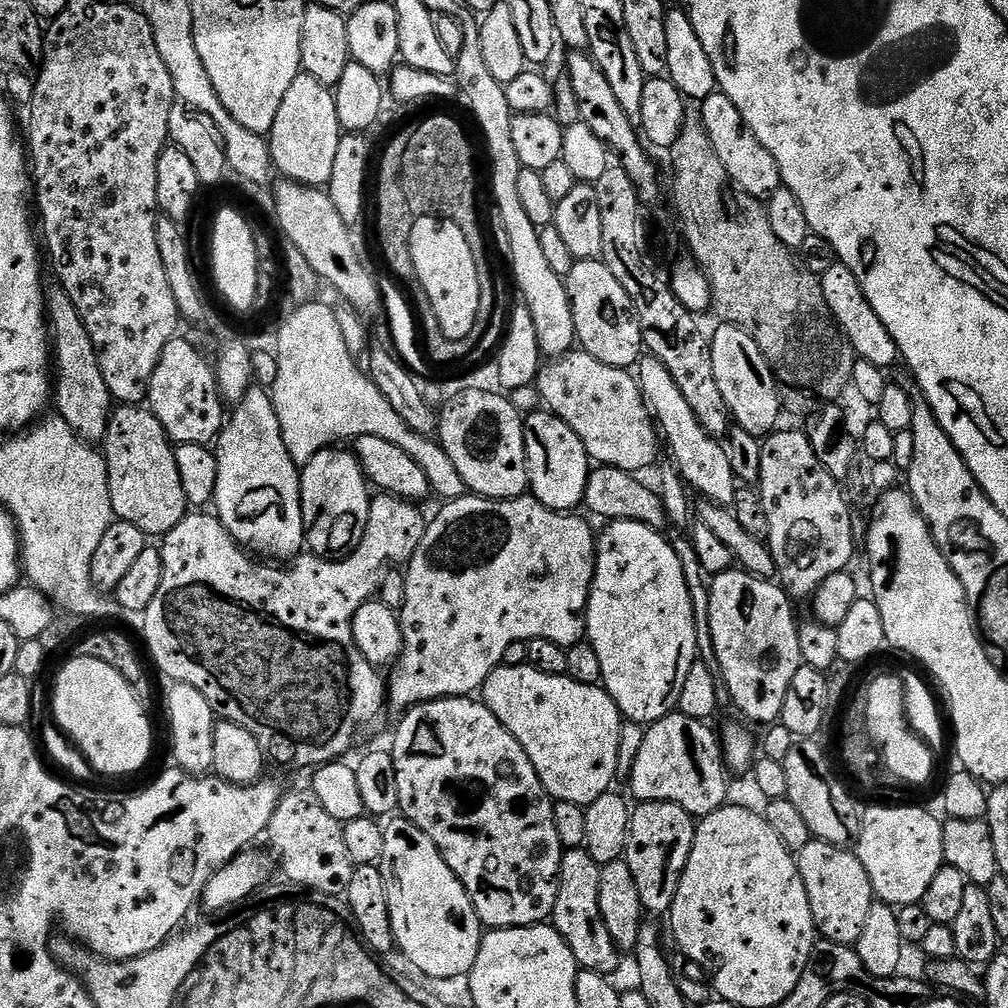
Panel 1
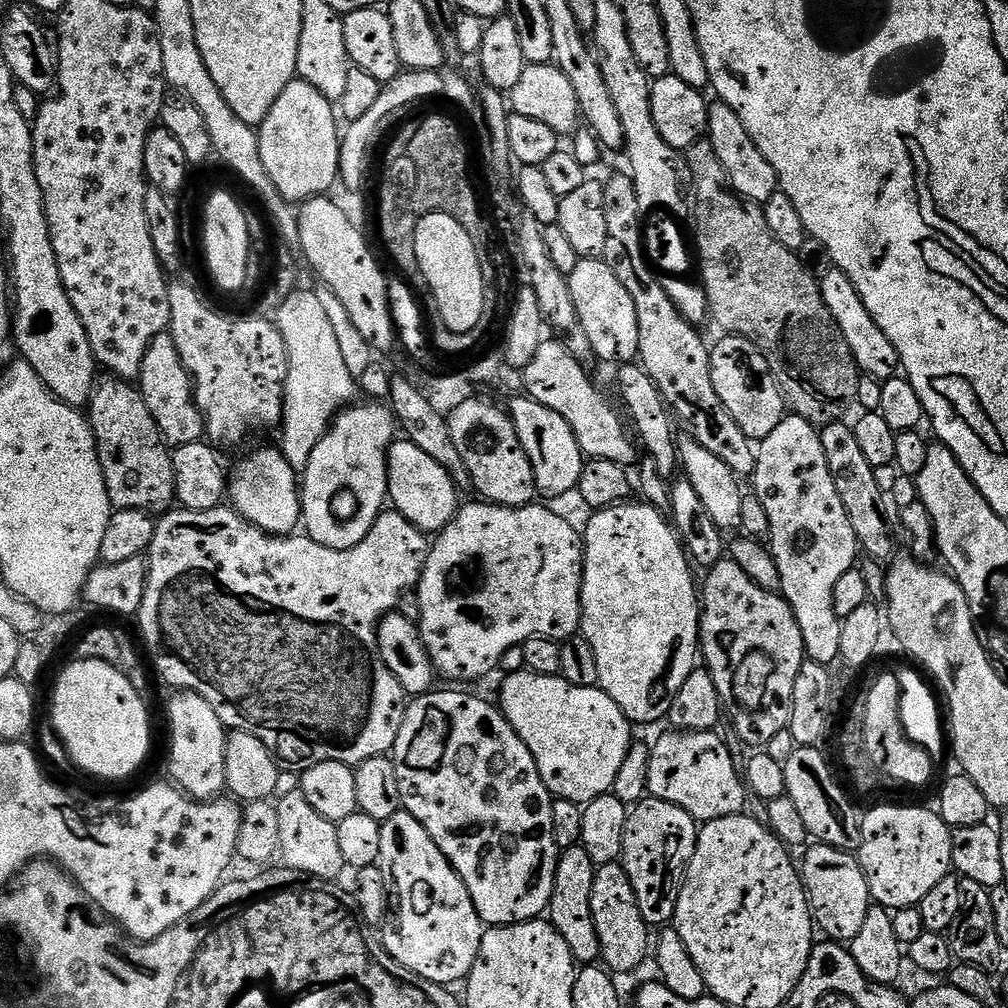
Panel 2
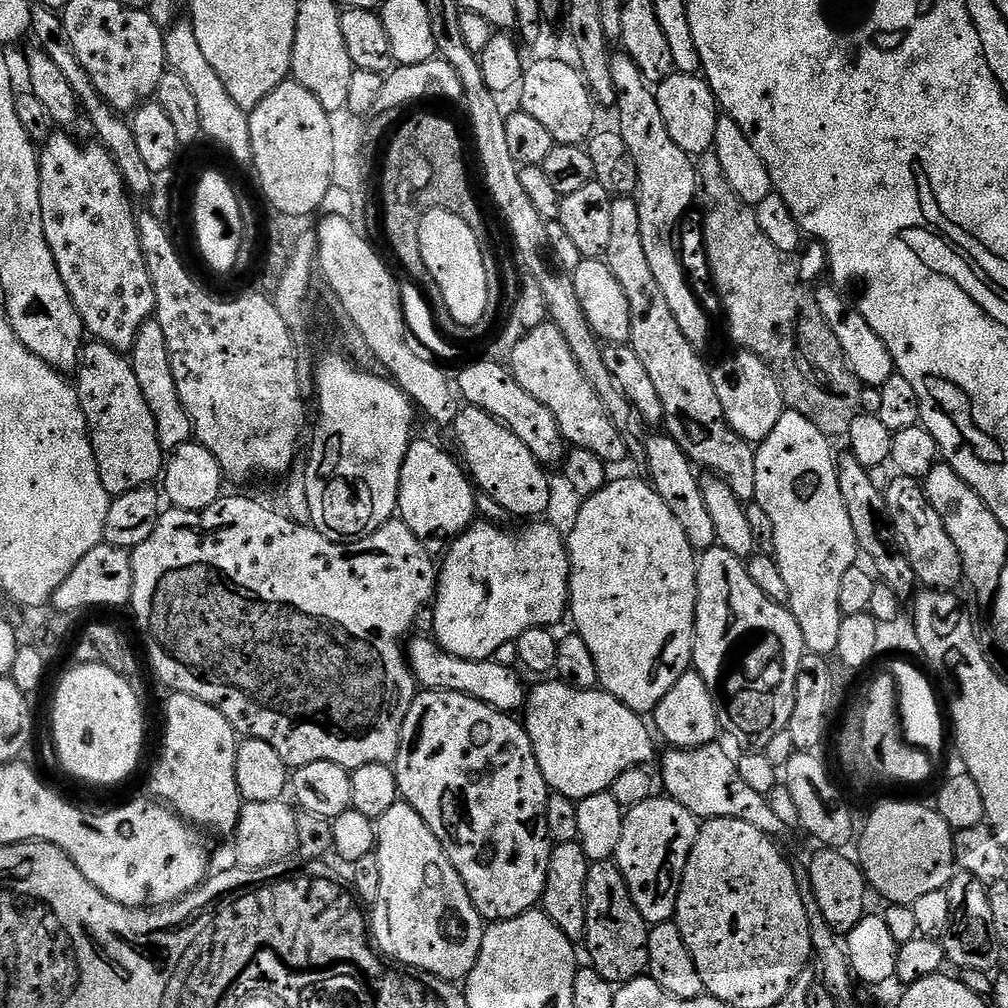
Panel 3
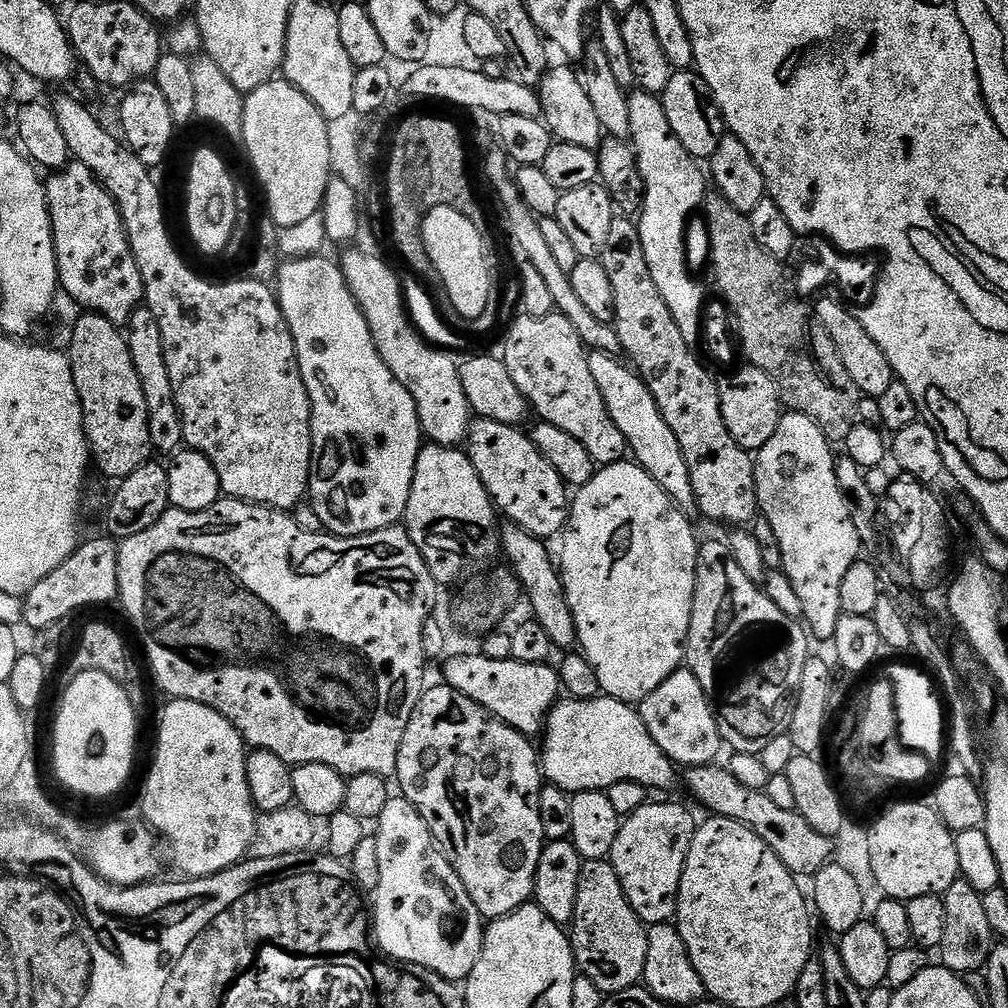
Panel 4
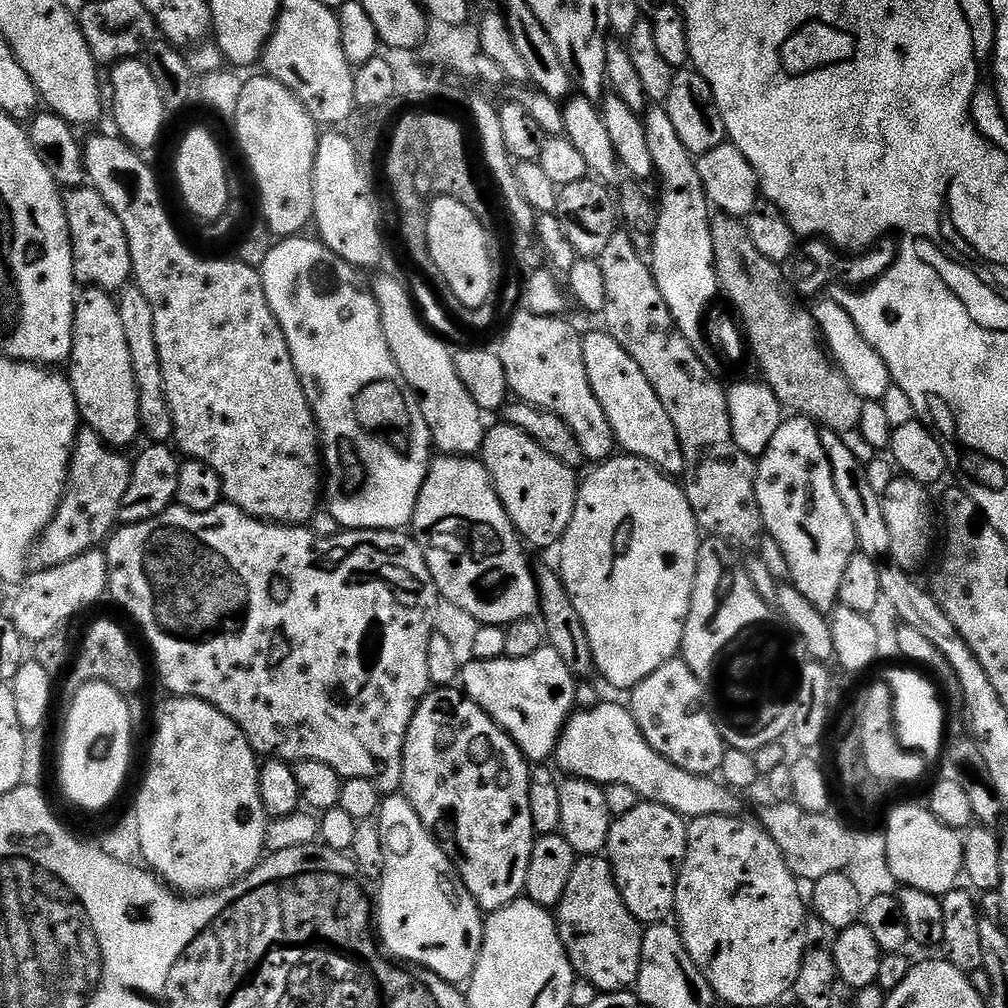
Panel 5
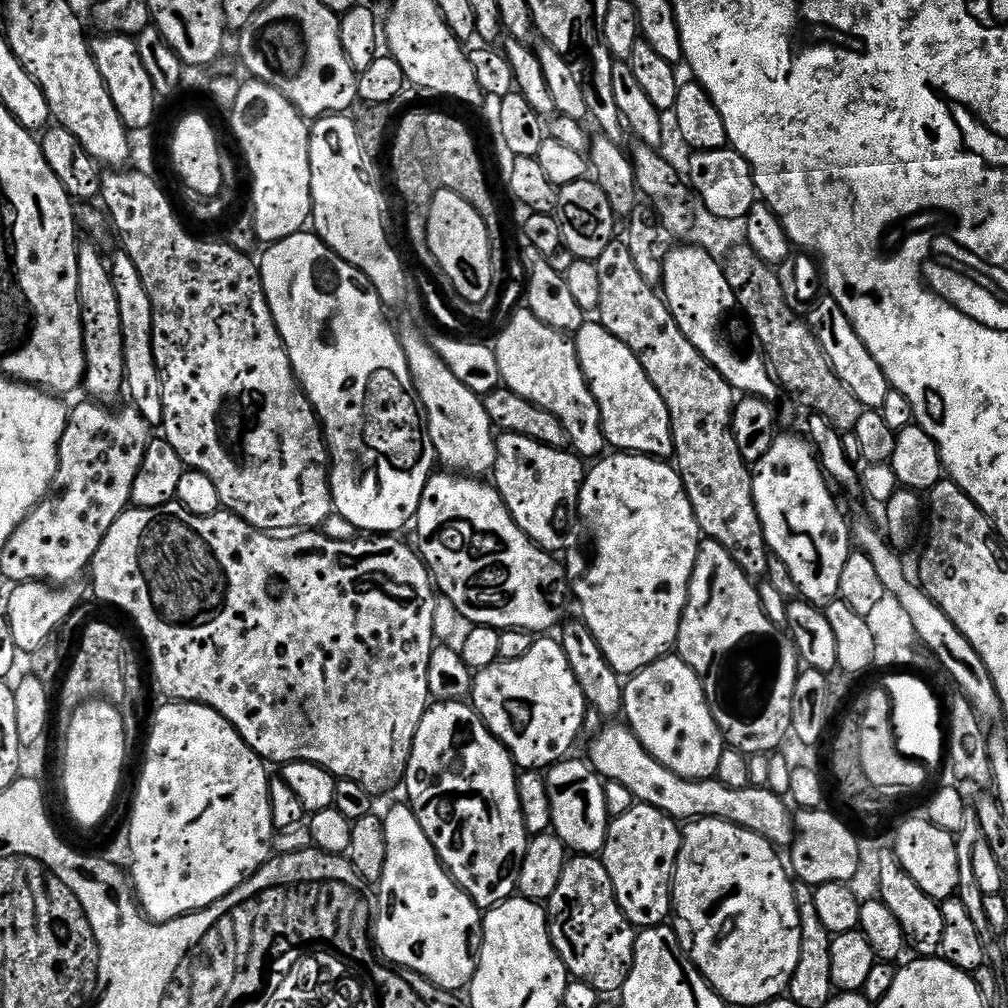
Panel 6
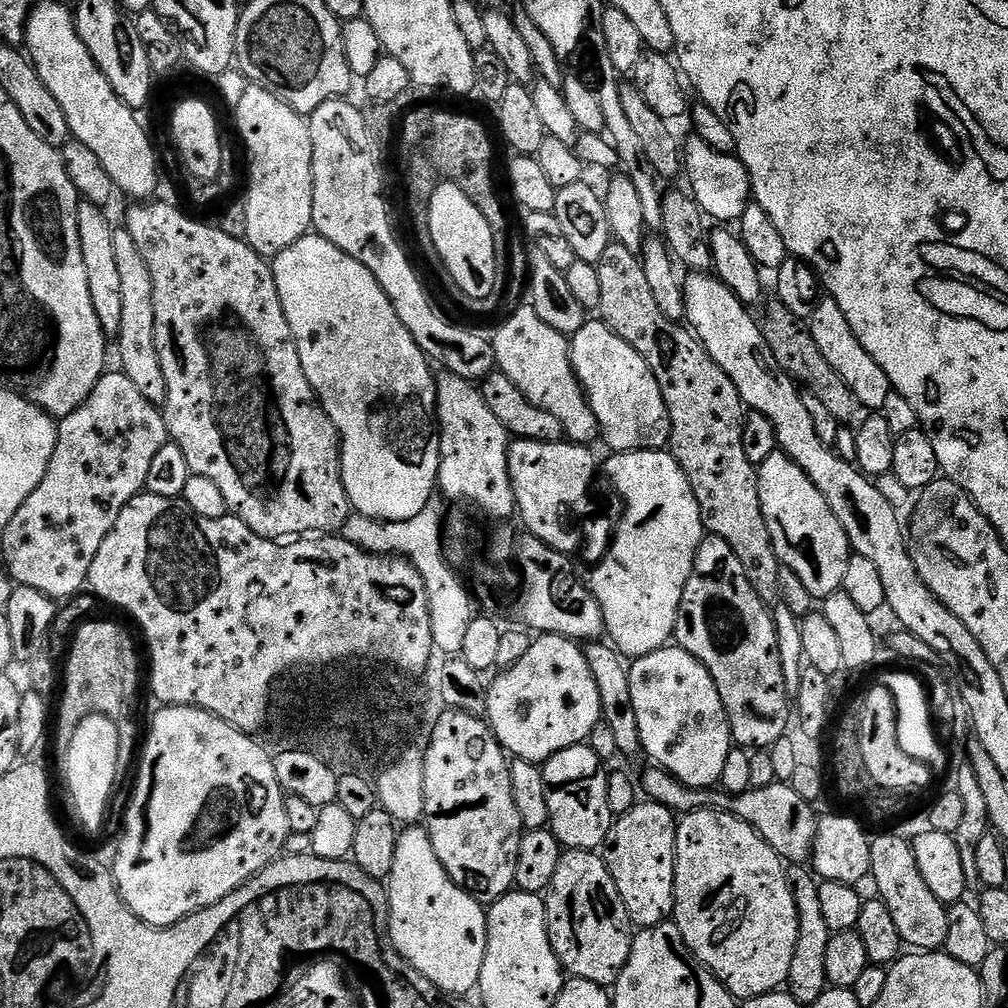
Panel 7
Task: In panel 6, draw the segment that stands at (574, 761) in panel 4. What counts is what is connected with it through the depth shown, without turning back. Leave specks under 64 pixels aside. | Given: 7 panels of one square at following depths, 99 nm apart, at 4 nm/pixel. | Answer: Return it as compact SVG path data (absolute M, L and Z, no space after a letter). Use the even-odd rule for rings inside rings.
M618 722L609 723L612 724L609 728L602 729L593 738L590 763L605 781L626 786L626 790L630 790L633 801L654 806L677 822L725 820L731 824L742 826L762 838L766 838L773 846L780 850L787 849L792 844L793 836L796 835L795 822L793 820L794 812L786 803L785 797L774 794L768 787L754 788L749 786L746 788L731 788L730 786L726 786L718 778L710 780L687 780L686 778L682 778L678 774L674 774L666 766L658 763L642 746L642 742L638 742L638 738L632 732L631 728L625 726L623 723L620 723L621 725L614 723Z

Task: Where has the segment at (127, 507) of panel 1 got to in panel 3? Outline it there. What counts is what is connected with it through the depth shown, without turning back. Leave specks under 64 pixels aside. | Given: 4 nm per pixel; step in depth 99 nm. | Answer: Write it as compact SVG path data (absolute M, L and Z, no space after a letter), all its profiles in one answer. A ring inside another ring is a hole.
M85 343L74 383L86 414L88 437L92 439L102 486L106 486L109 496L115 498L130 490L155 485L161 479L166 453L158 442L154 414L146 406L131 359L105 344Z

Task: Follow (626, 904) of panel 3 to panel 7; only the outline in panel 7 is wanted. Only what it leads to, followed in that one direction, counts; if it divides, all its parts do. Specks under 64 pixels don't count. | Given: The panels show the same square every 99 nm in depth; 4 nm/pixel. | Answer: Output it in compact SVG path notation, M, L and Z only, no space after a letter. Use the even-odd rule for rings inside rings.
M568 850L561 855L558 870L554 870L554 878L543 897L544 922L548 926L548 940L552 943L552 953L556 955L561 969L569 977L605 986L615 985L632 949L630 932L624 929L625 921L618 915L618 908L614 903L616 899L616 887L610 878L608 868L595 851Z

